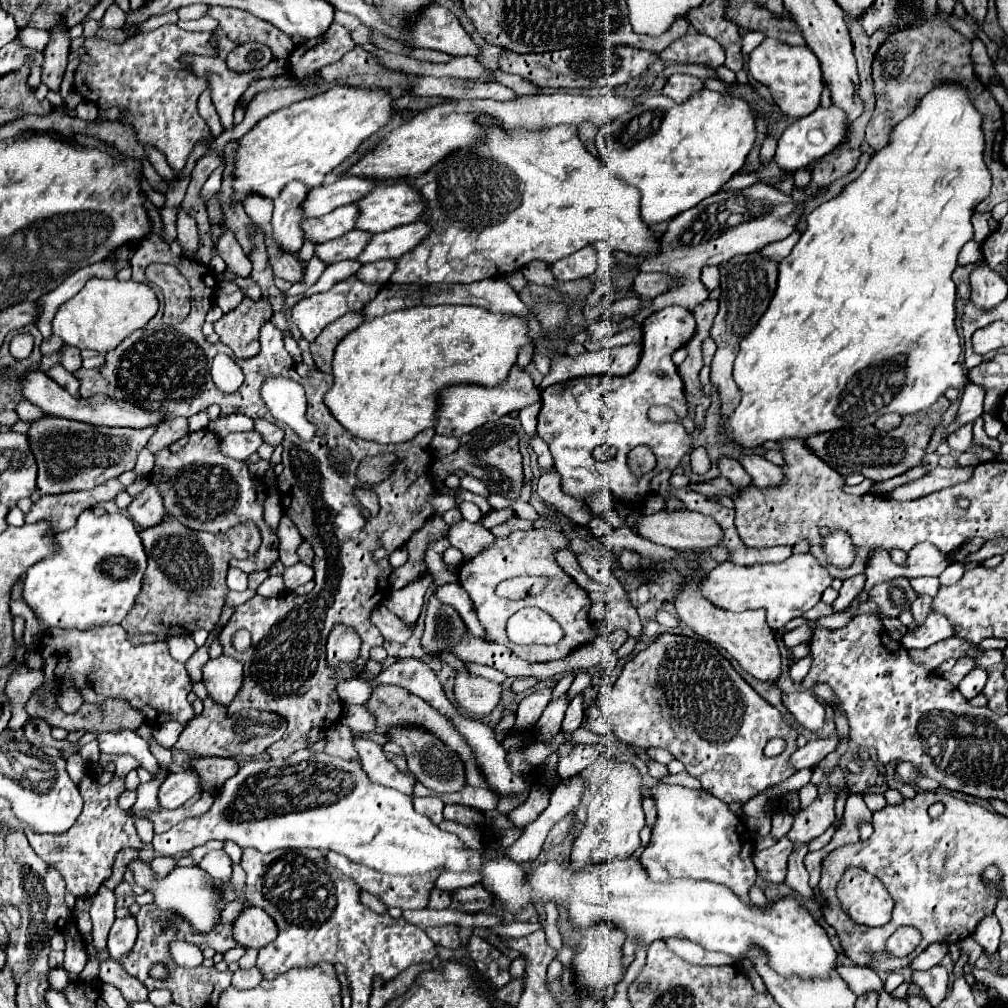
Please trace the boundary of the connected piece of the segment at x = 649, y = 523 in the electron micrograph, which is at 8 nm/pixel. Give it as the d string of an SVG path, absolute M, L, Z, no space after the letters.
M680 510L680 511L658 511L658 513L640 513L636 517L636 523L634 523L634 531L656 543L656 545L664 545L664 547L670 547L670 549L676 549L676 551L702 551L702 549L710 549L710 547L716 547L720 545L720 539L722 539L722 529L718 527L718 523L714 523L714 519L701 513L693 511Z

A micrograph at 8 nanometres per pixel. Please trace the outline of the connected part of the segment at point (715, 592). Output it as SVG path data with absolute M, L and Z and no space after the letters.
M812 553L804 555L792 555L788 561L782 563L764 563L764 565L734 565L730 561L724 561L716 565L704 579L702 579L702 595L708 597L712 605L718 605L718 609L726 611L746 611L746 609L764 609L766 611L766 623L776 631L782 629L790 619L804 615L808 609L812 609L826 587L830 587L832 577L818 563L818 559Z

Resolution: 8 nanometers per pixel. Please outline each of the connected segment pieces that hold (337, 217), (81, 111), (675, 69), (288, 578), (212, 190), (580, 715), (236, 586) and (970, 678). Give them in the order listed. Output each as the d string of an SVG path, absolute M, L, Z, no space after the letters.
M354 203L338 207L332 213L318 217L318 219L304 219L302 221L304 241L312 241L318 245L318 243L336 239L336 237L352 231L356 219L358 219L358 209Z
M82 101L82 103L76 107L76 113L80 115L82 121L94 121L94 119L96 119L96 105L90 103L90 101Z
M672 65L672 67L666 67L660 73L660 77L670 77L674 73L688 73L688 75L700 77L700 79L718 79L716 71L710 67L704 67L704 65Z
M296 563L292 567L286 567L284 571L284 587L286 591L294 591L296 587L308 583L314 577L314 570L310 565Z
M220 165L210 177L208 177L208 181L204 183L204 187L202 187L202 191L200 191L200 197L202 199L208 199L208 197L212 197L212 195L216 195L218 191L220 191L220 183L222 183L222 169L224 165Z
M578 695L574 701L570 701L570 705L566 709L562 731L566 731L566 733L576 731L580 727L582 719L584 719L584 705L582 705L582 695Z
M229 567L226 583L232 591L244 591L248 588L248 574L234 567Z
M972 669L972 671L960 681L958 691L960 691L966 699L972 699L972 697L976 697L976 695L982 693L982 689L984 689L984 685L986 685L986 679L988 679L988 675L986 675L984 669Z

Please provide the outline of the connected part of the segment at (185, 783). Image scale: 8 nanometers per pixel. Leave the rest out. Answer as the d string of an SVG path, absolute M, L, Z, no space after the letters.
M192 769L180 771L180 773L168 773L166 781L160 785L158 791L158 803L164 809L176 809L184 805L200 787L198 777Z

